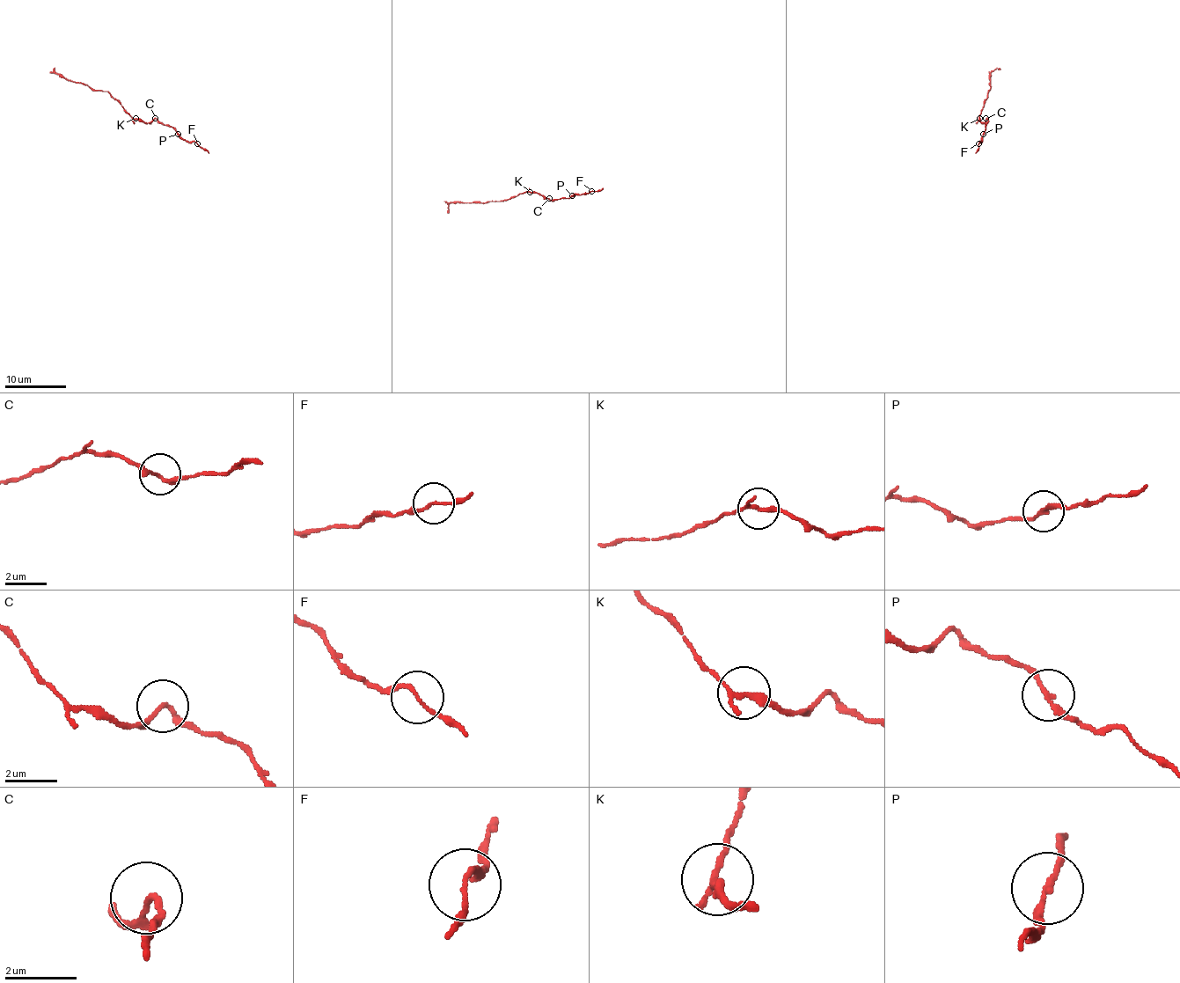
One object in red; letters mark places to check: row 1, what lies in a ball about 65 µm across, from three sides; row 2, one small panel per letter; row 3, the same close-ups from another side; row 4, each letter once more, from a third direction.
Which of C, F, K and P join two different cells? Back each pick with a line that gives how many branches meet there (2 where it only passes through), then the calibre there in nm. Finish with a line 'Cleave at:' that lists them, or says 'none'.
Cleave at: none

